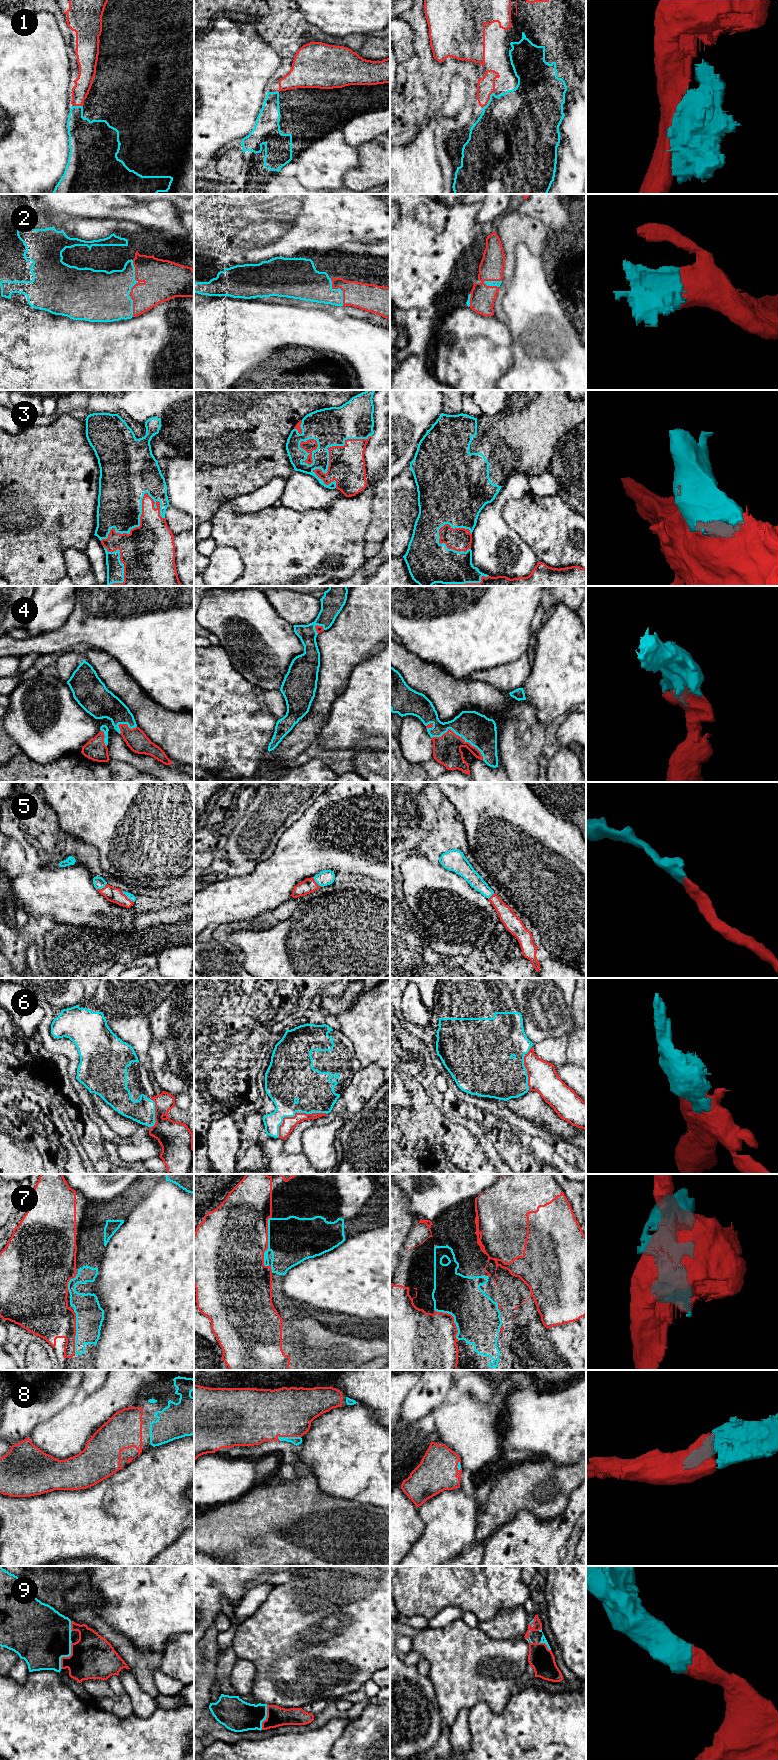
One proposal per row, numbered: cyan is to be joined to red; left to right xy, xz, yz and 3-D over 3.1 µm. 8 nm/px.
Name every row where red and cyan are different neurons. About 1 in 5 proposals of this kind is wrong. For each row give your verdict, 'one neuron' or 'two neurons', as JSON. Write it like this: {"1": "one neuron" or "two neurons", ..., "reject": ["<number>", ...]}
{"1": "two neurons", "2": "one neuron", "3": "one neuron", "4": "one neuron", "5": "one neuron", "6": "one neuron", "7": "two neurons", "8": "one neuron", "9": "one neuron", "reject": ["1", "7"]}

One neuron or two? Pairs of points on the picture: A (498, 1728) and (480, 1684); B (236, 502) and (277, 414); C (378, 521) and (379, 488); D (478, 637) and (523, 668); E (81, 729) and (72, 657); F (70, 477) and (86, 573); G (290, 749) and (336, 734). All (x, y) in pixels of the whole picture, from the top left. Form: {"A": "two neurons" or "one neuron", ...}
{"A": "two neurons", "B": "two neurons", "C": "one neuron", "D": "two neurons", "E": "two neurons", "F": "two neurons", "G": "two neurons"}

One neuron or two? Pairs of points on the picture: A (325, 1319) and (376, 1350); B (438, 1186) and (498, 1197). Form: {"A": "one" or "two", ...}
{"A": "two", "B": "two"}

